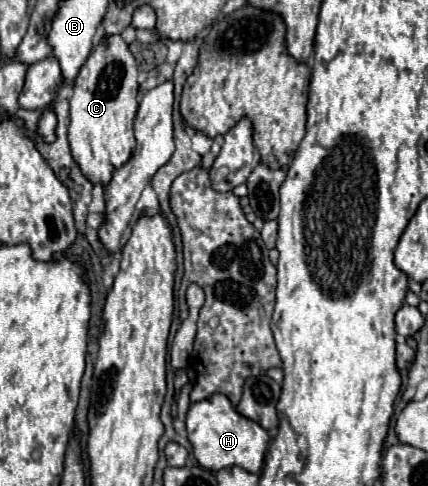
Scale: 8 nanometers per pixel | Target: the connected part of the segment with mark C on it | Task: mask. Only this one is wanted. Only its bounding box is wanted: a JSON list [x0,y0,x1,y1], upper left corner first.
[68,35,138,185]

